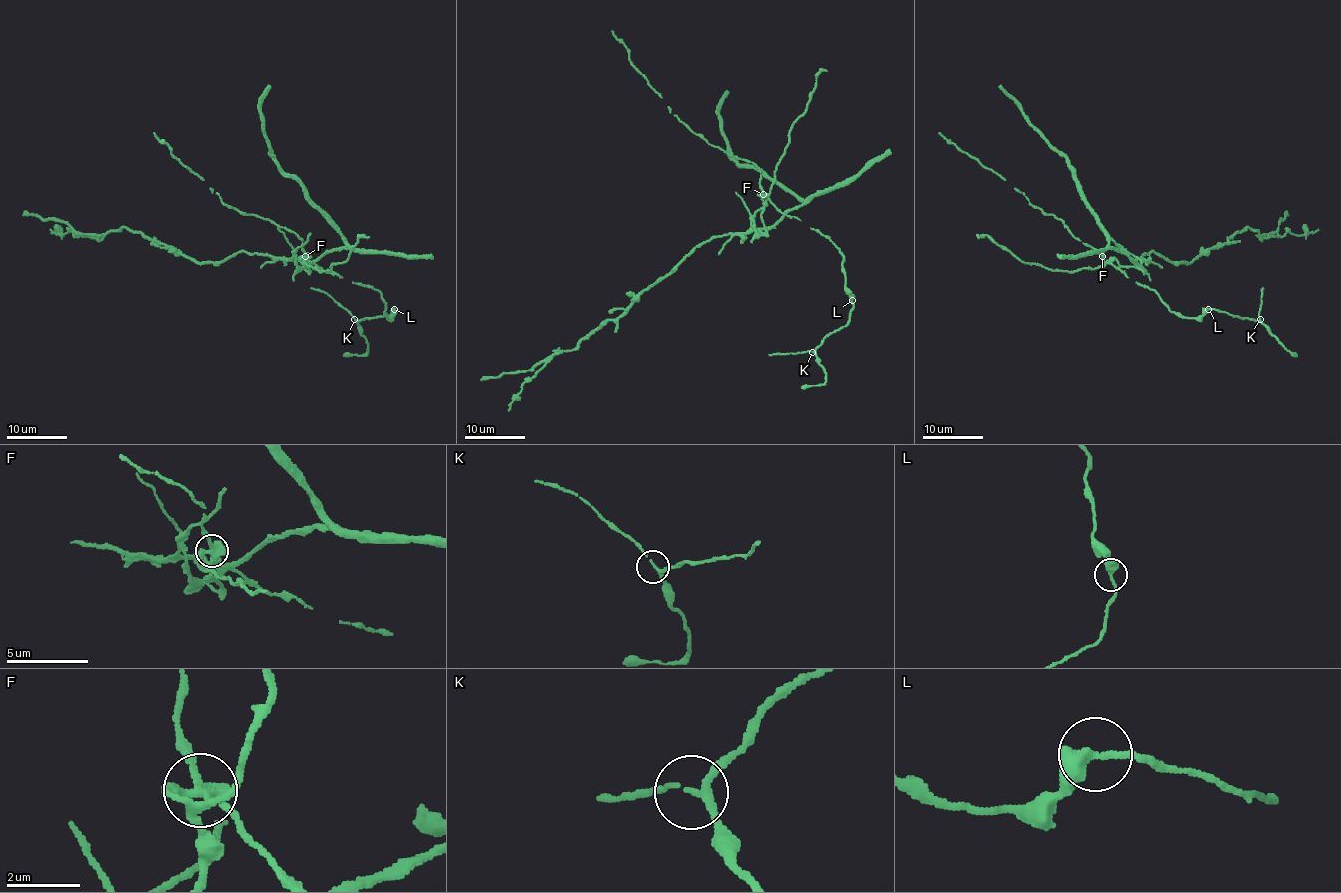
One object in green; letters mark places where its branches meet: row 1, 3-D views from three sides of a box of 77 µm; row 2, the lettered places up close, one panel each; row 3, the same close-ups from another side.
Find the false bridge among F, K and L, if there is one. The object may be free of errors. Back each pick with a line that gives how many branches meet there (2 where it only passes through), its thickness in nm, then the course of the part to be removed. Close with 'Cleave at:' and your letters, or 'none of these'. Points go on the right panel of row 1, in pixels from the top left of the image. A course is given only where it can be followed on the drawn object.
F: 3 branches meet; 320 nm thick; foreign part runs (1102, 256), (1123, 266), (1137, 265), (1150, 251), (1172, 262), (1191, 262), (1248, 227), (1272, 235), (1287, 215)
Cleave at: F

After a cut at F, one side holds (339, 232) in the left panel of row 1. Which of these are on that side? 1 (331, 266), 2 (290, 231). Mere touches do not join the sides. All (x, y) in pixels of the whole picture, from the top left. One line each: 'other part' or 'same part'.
1: same part
2: other part

